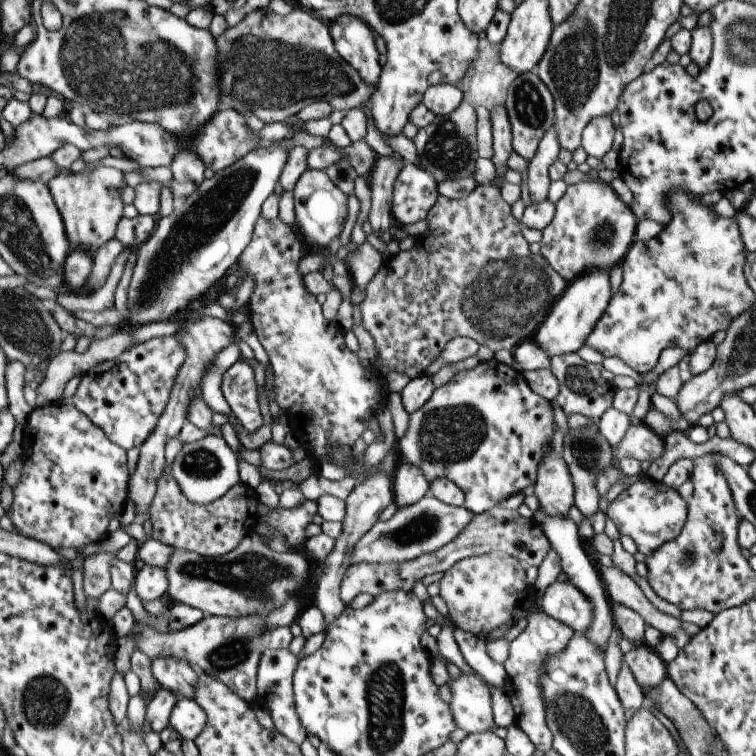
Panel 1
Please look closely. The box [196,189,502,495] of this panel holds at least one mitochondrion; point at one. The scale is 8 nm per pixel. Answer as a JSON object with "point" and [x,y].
{"point":[448,435]}

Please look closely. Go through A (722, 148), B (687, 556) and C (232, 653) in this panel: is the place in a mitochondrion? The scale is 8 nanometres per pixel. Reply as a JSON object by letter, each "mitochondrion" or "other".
{"A":"other","B":"mitochondrion","C":"mitochondrion"}

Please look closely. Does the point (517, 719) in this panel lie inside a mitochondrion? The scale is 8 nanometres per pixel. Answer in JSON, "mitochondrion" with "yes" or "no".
{"mitochondrion":"no"}

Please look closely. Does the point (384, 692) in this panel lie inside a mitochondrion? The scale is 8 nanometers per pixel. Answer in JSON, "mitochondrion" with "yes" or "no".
{"mitochondrion":"yes"}

